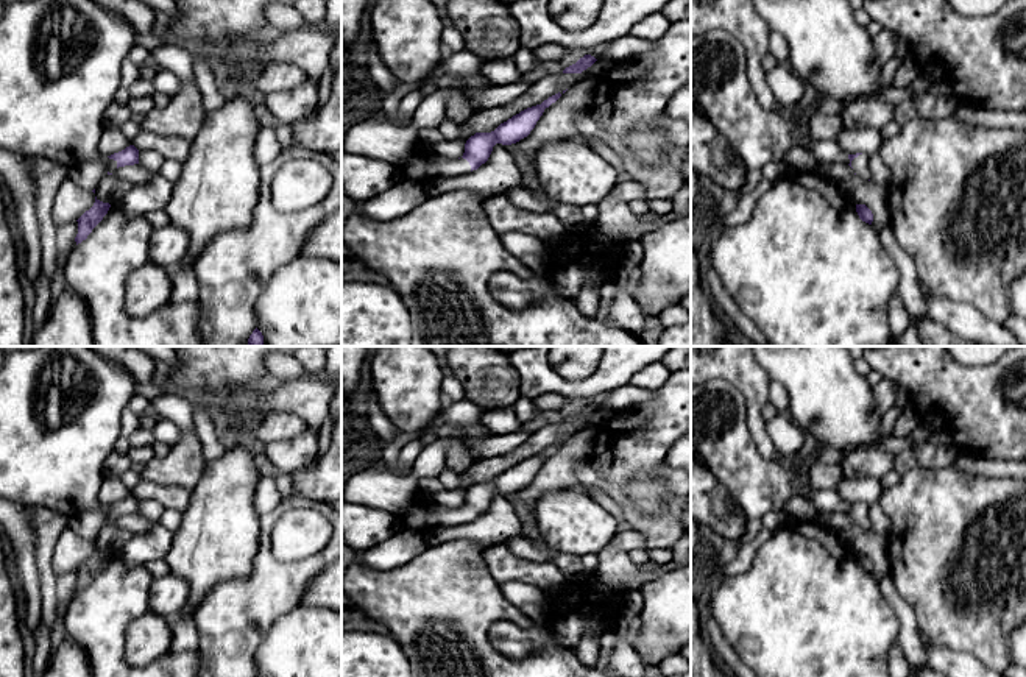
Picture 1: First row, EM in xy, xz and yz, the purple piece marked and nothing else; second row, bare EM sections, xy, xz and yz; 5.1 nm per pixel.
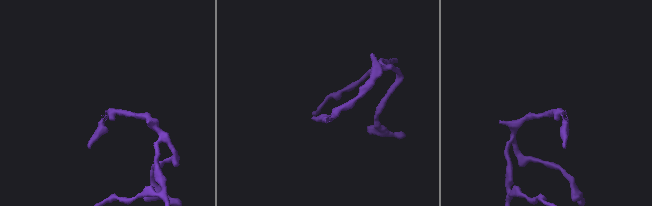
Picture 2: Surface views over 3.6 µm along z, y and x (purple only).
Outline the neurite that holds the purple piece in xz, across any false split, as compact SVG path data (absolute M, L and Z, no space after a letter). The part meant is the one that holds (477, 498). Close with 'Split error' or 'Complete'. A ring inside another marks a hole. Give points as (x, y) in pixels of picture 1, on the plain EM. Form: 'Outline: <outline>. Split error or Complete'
Outline: M555 443L544 449L541 454L527 457L513 465L507 471L501 473L491 482L476 482L465 493L465 502L460 509L438 510L430 507L423 498L423 493L416 493L409 507L398 513L398 530L423 535L440 526L455 527L472 519L477 519L485 513L496 493L511 494L527 487L535 477L536 471L543 465L544 459L555 452L561 443Z. Split error

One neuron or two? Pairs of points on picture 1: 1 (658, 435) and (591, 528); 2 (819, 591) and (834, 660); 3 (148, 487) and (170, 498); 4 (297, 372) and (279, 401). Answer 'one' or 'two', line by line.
1: two
2: one
3: one
4: two

